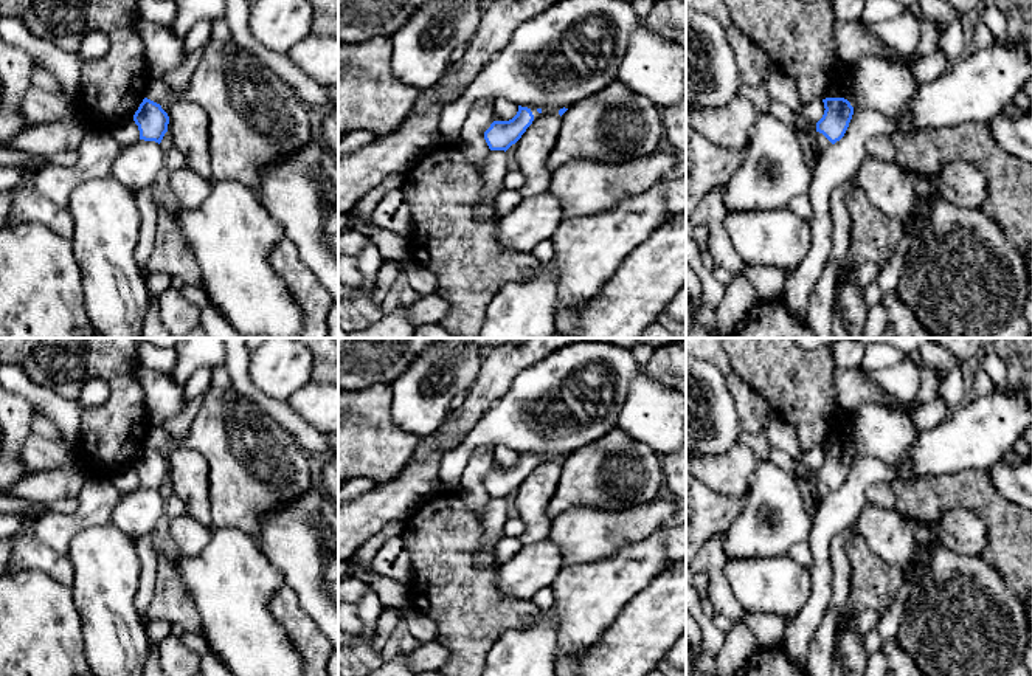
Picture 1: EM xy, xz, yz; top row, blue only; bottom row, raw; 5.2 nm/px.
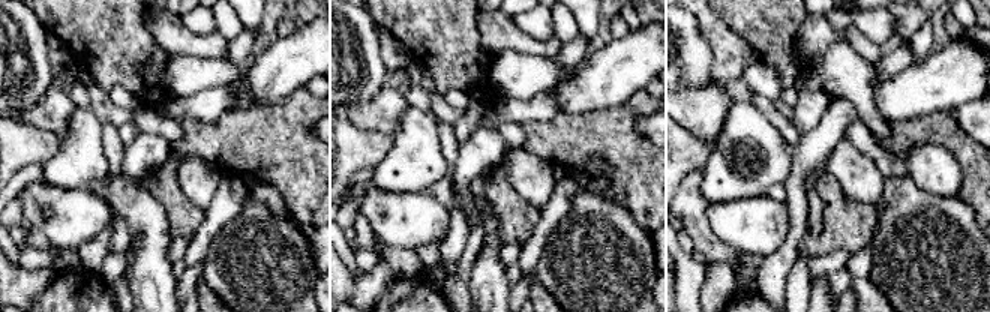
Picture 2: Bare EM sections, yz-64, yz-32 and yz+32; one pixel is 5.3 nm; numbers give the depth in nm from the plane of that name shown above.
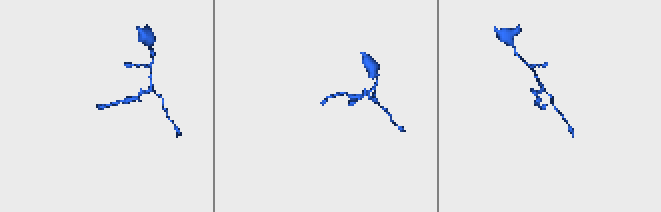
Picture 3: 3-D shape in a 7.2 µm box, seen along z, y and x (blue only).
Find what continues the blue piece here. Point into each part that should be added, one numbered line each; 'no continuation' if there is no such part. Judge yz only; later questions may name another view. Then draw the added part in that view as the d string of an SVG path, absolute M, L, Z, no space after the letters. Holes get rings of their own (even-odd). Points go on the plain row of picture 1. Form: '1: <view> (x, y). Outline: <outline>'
1: yz (823, 490). Outline: M819 479L815 481L815 490L818 491L819 498L826 498L832 490Z

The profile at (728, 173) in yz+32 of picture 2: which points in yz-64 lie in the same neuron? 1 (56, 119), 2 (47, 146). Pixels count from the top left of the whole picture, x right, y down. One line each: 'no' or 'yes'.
1: no
2: no

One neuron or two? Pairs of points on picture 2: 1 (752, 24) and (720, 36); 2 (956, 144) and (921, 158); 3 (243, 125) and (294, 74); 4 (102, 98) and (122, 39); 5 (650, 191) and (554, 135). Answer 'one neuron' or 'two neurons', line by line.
1: two neurons
2: two neurons
3: two neurons
4: two neurons
5: one neuron

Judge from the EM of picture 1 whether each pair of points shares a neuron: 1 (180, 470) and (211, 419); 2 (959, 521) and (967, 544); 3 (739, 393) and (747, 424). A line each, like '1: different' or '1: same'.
1: different
2: same
3: same

